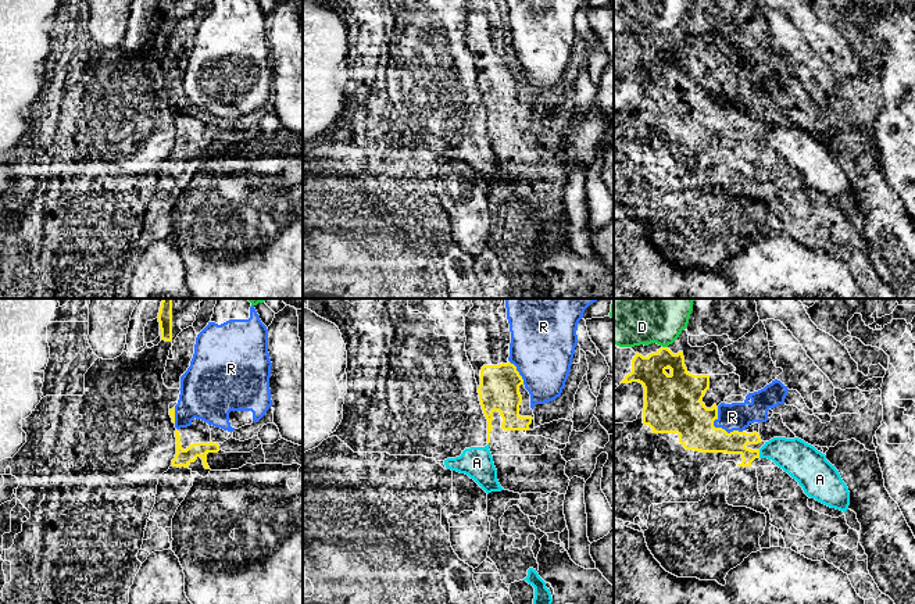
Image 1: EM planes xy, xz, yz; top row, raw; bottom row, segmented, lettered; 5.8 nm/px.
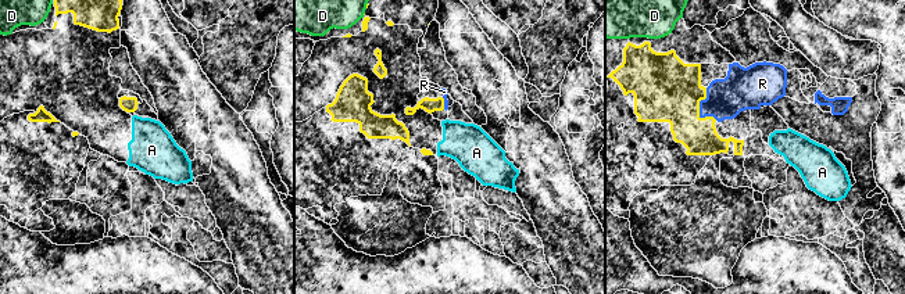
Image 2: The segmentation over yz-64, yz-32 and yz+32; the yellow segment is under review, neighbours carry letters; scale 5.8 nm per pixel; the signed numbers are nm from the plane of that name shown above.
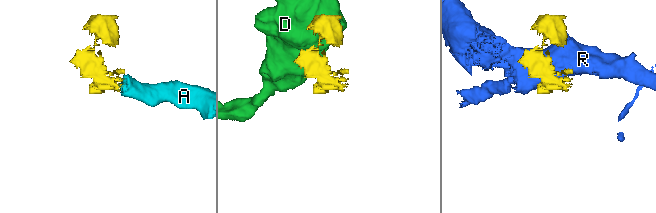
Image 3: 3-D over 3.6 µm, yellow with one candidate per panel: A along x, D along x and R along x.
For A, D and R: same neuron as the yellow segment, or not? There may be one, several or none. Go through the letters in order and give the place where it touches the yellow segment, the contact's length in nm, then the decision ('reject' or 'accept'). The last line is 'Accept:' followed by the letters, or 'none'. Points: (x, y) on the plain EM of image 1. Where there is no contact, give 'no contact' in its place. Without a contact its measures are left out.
A: yz (758, 143) | 50 nm | accept
D: yz (665, 36) | 30 nm | reject
R: yz (719, 117) | 220 nm | reject
Accept: A

